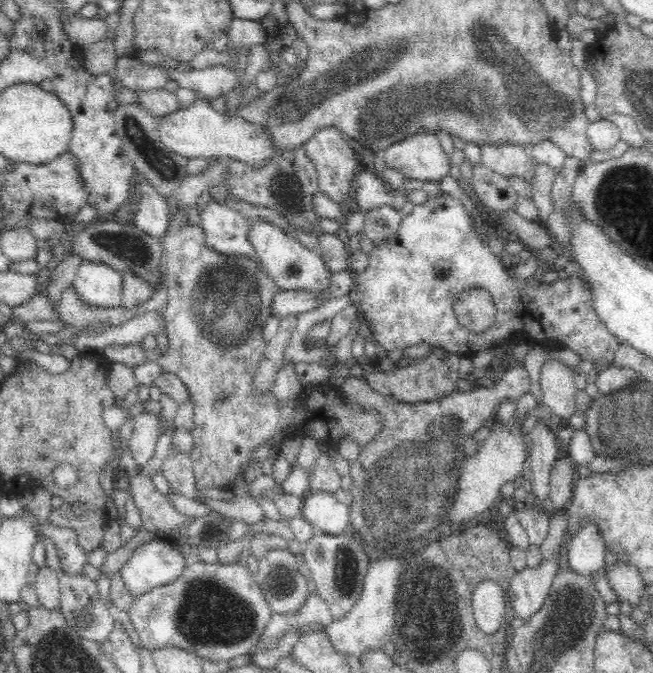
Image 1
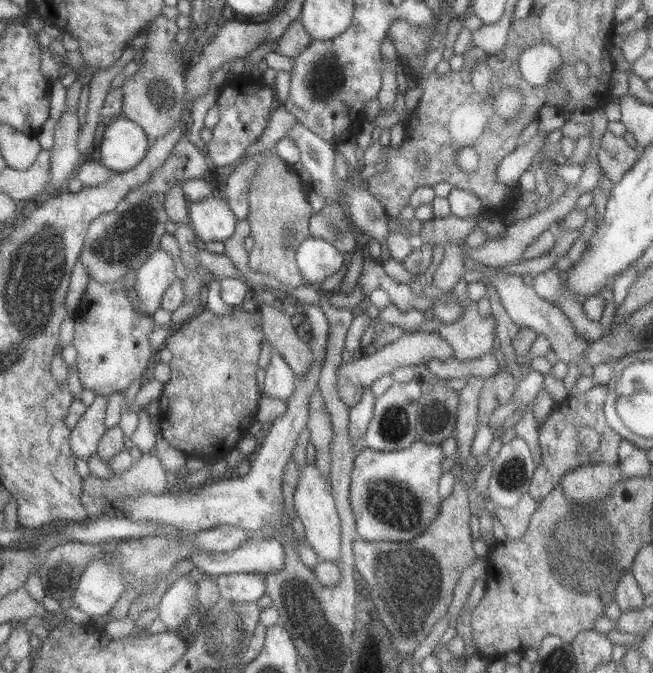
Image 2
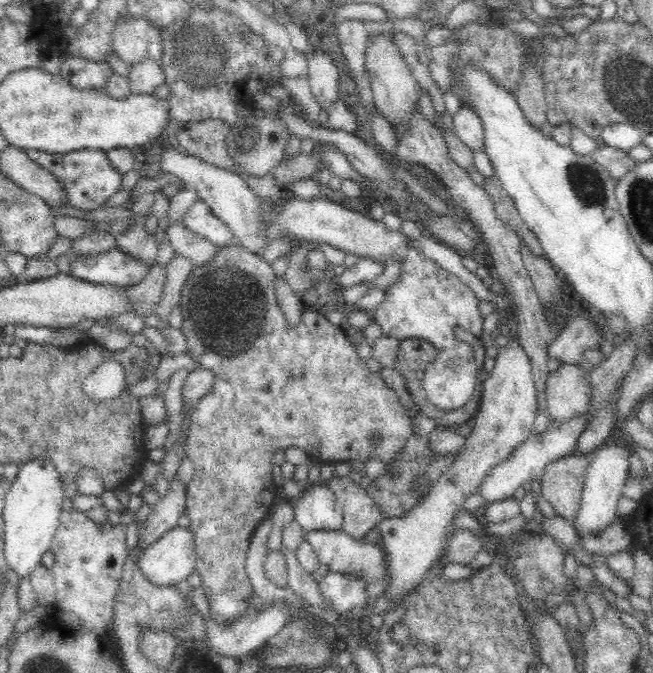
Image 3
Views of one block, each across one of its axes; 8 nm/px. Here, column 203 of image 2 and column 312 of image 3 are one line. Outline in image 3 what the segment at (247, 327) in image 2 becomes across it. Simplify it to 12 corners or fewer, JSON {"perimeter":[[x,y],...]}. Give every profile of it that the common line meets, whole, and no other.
{"perimeter":[[240,245],[193,268],[185,514],[212,618],[246,612],[274,456],[410,434],[344,331],[286,326]]}

